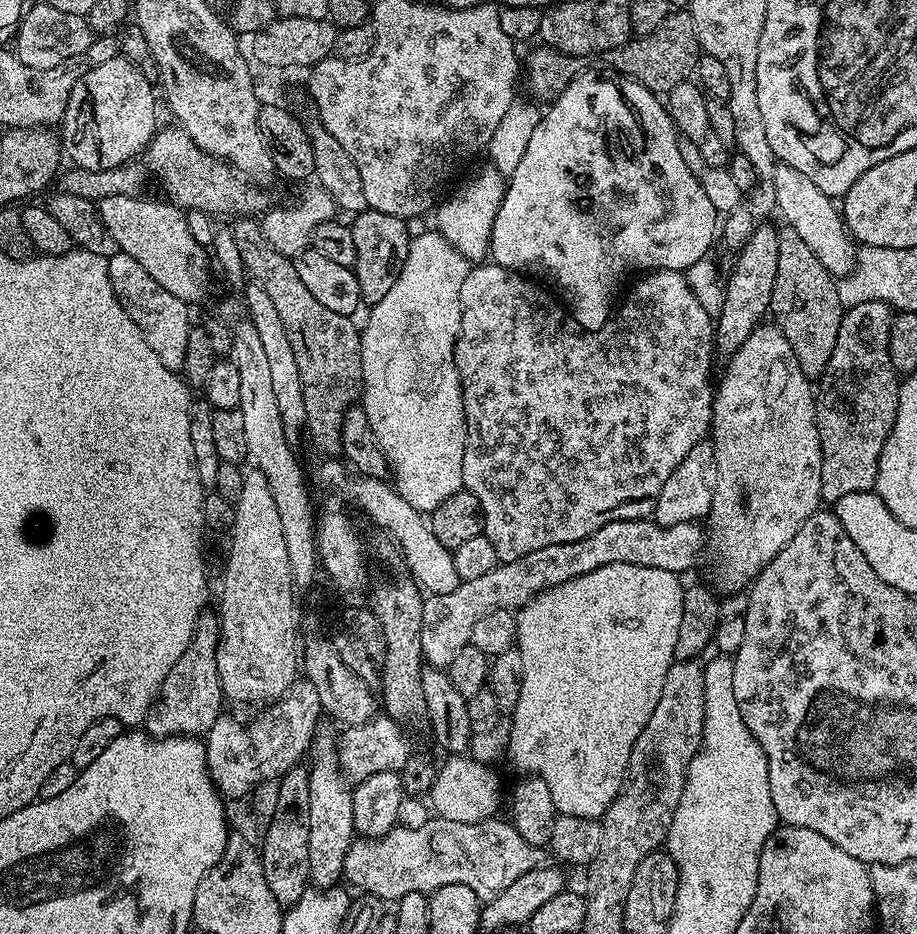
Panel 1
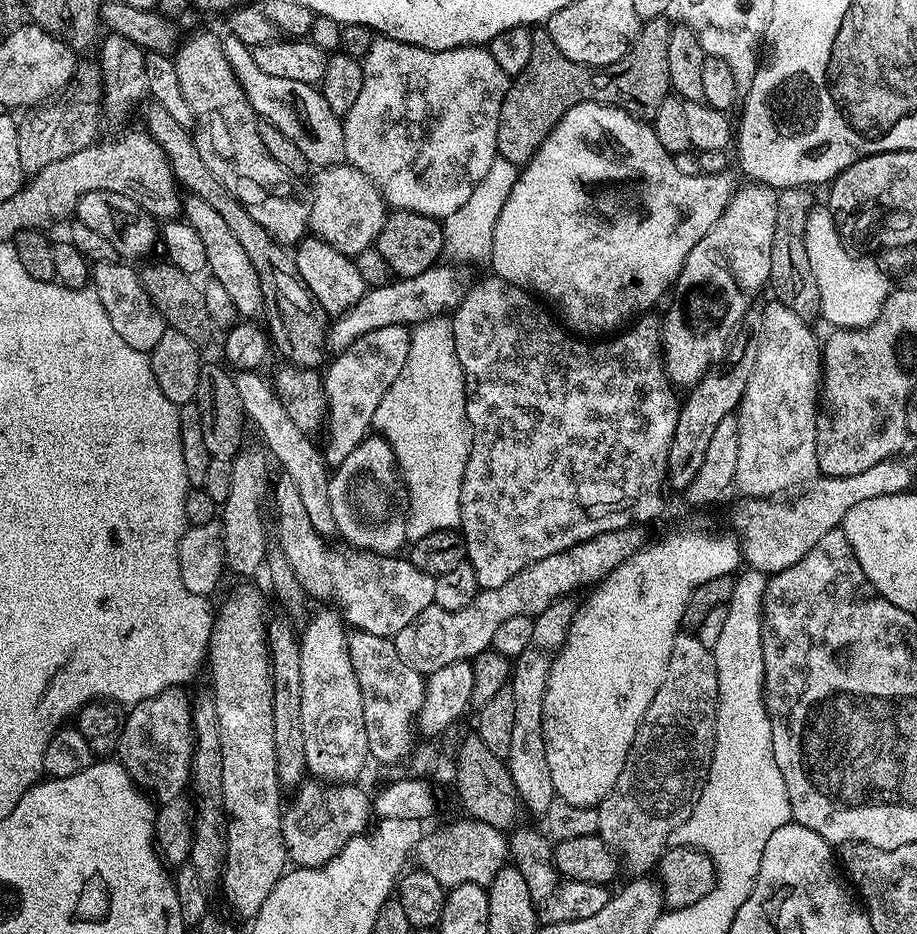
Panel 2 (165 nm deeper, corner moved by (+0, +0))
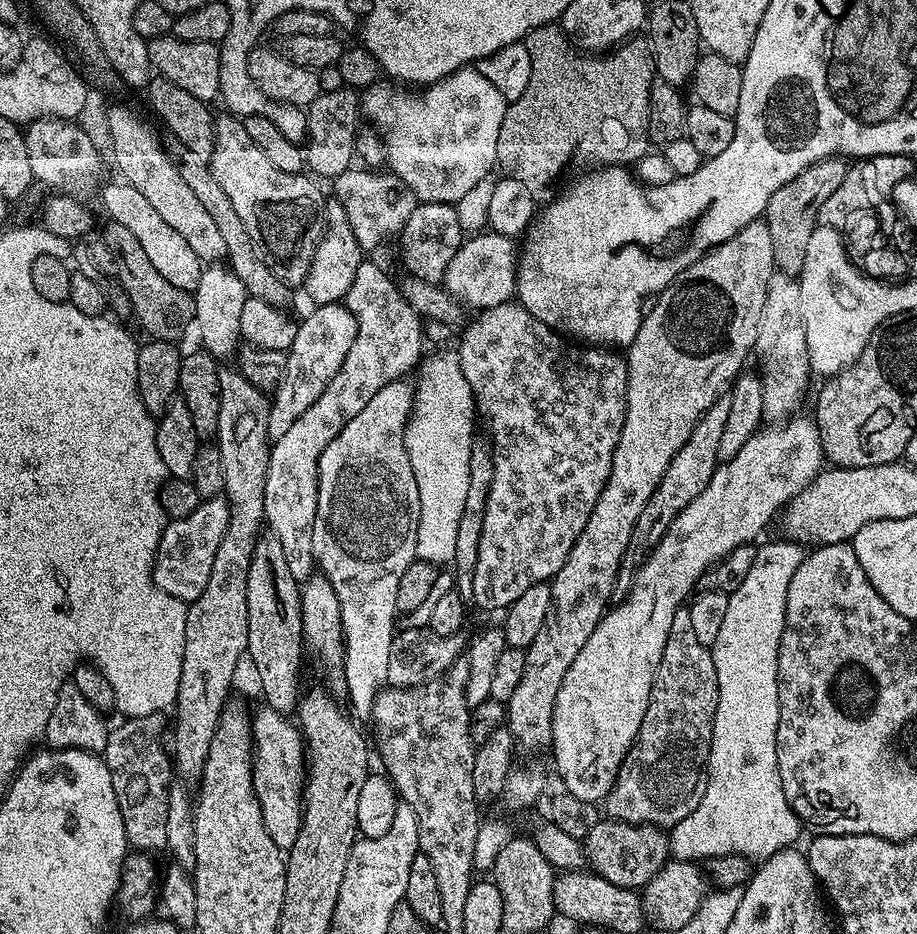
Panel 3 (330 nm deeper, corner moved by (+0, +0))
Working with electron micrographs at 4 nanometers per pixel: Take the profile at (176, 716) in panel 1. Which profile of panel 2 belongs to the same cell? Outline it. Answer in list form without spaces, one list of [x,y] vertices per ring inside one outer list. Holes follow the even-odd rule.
[[[184,686],[162,690],[154,698],[146,698],[140,704],[131,705],[124,718],[124,733],[120,739],[119,751],[124,752],[122,763],[134,780],[143,781],[144,772],[150,783],[156,787],[155,799],[167,802],[181,795],[190,784],[192,775],[192,754],[196,746],[196,727],[193,724],[194,700],[188,697],[189,689]]]

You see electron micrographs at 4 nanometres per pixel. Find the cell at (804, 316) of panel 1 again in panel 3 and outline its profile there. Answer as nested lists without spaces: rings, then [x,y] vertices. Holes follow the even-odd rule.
[[[838,156],[819,160],[814,162],[814,166],[806,166],[806,170],[798,174],[798,178],[790,178],[786,186],[770,194],[770,202],[762,219],[770,226],[774,262],[783,275],[799,277],[802,262],[806,262],[810,234],[814,234],[814,230],[818,227],[818,210],[822,210],[822,202],[826,202],[826,198],[830,198],[830,194],[834,194],[834,190],[842,186],[849,167],[849,161]]]

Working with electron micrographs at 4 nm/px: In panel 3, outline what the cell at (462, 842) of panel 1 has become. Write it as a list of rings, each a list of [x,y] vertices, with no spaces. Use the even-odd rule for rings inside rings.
[[[260,706],[252,722],[252,785],[262,810],[262,822],[270,838],[287,850],[294,846],[300,829],[302,789],[306,776],[306,745],[297,725],[287,715],[270,707]]]

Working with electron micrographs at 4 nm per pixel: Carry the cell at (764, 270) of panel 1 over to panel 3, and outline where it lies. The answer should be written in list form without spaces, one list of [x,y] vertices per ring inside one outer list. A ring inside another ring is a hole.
[[[730,395],[719,396],[710,406],[710,410],[702,414],[690,438],[686,438],[686,446],[682,446],[682,450],[674,454],[670,466],[666,466],[666,474],[662,474],[662,482],[658,482],[658,490],[650,494],[646,502],[646,510],[638,514],[638,522],[634,526],[634,534],[630,534],[626,554],[620,559],[620,569],[616,575],[615,591],[617,593],[623,594],[631,590],[632,579],[636,576],[636,572],[647,560],[648,553],[658,546],[658,542],[666,534],[674,518],[678,518],[678,514],[682,514],[682,510],[686,510],[686,506],[690,506],[690,502],[694,502],[694,498],[698,498],[698,494],[702,494],[702,490],[710,486],[710,478],[714,478],[717,467],[721,463],[718,445],[720,445],[726,426],[726,417],[729,415]]]

